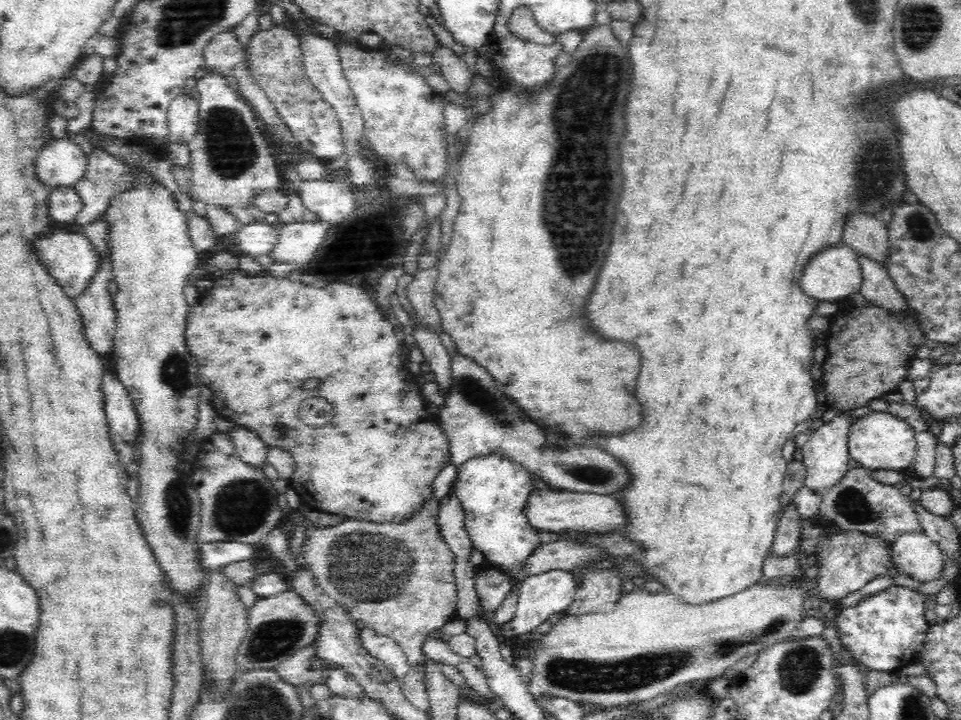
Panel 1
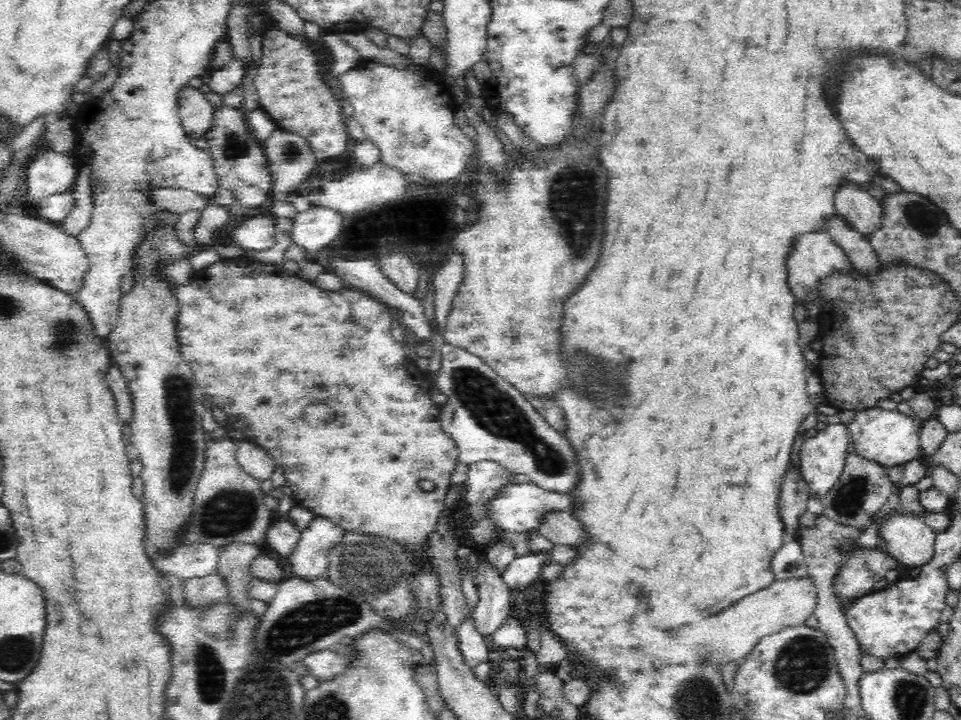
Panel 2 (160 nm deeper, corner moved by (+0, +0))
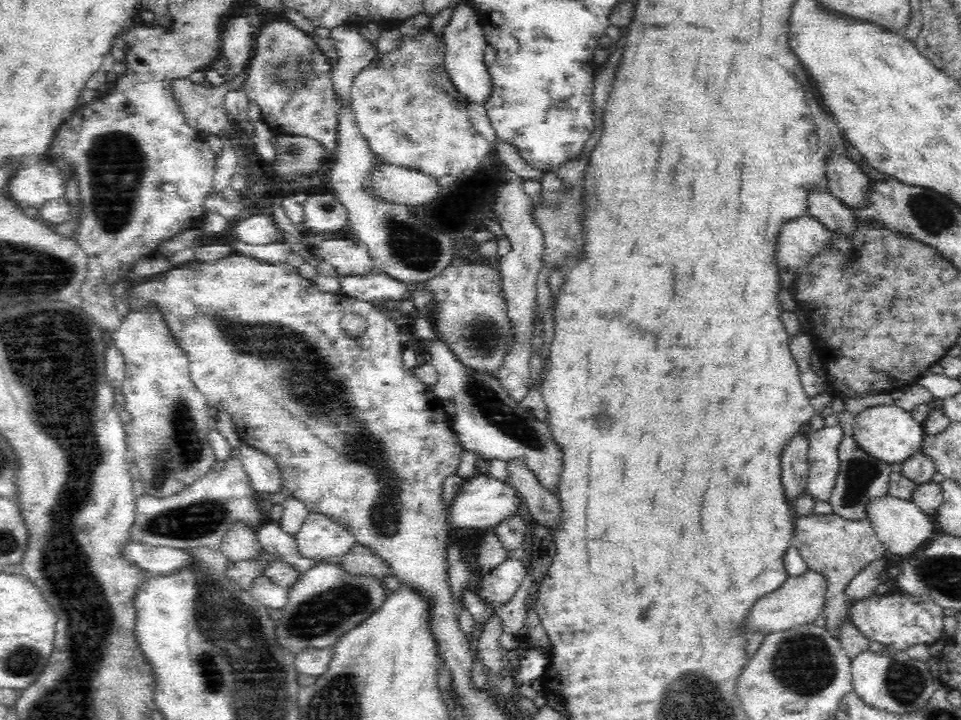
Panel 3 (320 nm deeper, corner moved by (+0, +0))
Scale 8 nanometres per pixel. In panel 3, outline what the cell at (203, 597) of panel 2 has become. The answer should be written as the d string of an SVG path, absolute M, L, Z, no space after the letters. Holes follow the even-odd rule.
M262 548L256 558L248 558L248 560L231 564L230 570L228 570L228 577L242 589L249 590L254 580L264 575L266 570L268 570L267 566L274 561L285 560L281 556L270 554Z

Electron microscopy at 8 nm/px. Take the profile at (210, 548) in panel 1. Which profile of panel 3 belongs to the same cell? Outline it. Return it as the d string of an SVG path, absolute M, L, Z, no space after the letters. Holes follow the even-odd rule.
M129 541L126 546L120 548L120 555L130 563L138 565L147 574L154 576L168 575L192 563L190 553L184 549L152 546L134 541Z

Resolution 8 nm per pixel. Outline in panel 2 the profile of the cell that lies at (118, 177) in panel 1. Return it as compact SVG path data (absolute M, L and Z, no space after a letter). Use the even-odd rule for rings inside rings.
M159 188L151 192L151 200L156 206L178 214L184 214L190 210L201 213L208 205L212 205L210 197L211 195L202 195L179 188Z

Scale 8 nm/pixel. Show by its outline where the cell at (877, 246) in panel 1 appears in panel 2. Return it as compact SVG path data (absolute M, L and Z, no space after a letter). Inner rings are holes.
M844 180L838 190L836 190L834 206L835 212L839 212L845 219L845 222L851 224L858 233L862 233L864 236L868 236L869 233L876 231L876 228L880 228L883 212L880 201L870 195L864 187L857 186L857 184L852 183L851 180Z

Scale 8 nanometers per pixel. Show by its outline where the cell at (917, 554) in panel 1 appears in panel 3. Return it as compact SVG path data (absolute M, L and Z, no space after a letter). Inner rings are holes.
M886 492L884 496L869 501L866 518L870 521L874 533L887 548L887 552L898 556L912 556L916 550L924 547L937 533L935 523L930 521L919 507L914 506L912 501L906 501L892 496Z

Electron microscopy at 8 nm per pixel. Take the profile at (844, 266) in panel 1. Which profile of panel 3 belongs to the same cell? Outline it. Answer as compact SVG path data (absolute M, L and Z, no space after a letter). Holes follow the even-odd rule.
M809 212L796 216L796 219L786 219L780 229L774 259L784 286L792 288L796 272L806 266L818 252L828 247L833 240L833 233Z

